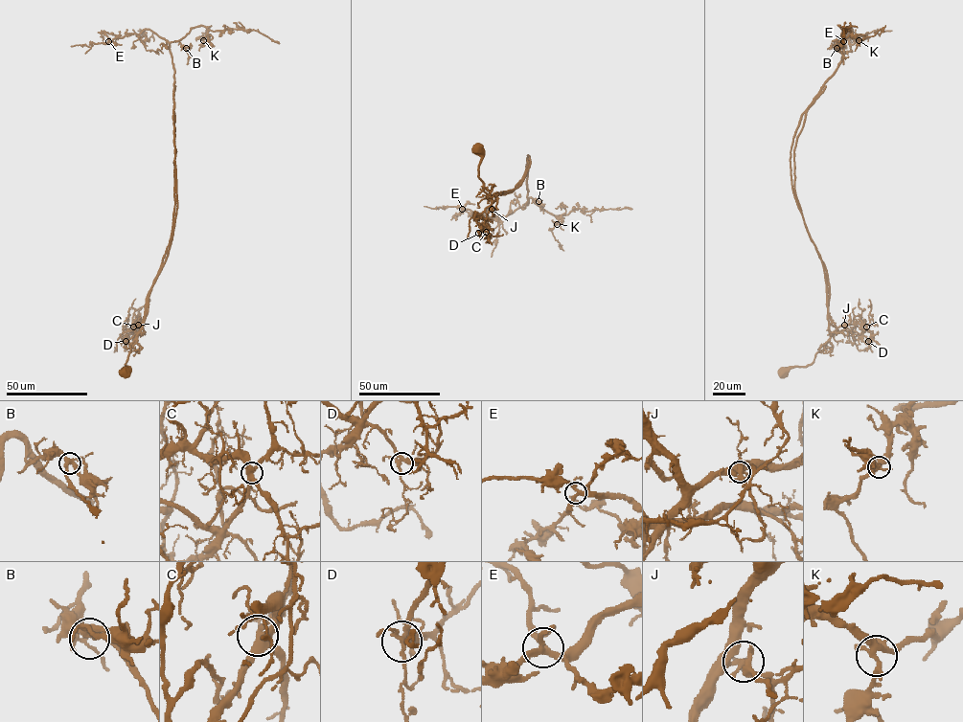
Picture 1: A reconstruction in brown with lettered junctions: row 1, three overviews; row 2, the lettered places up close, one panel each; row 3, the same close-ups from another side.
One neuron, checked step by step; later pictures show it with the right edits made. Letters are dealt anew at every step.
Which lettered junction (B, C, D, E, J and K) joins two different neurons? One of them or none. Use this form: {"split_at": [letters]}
{"split_at": ["J"]}

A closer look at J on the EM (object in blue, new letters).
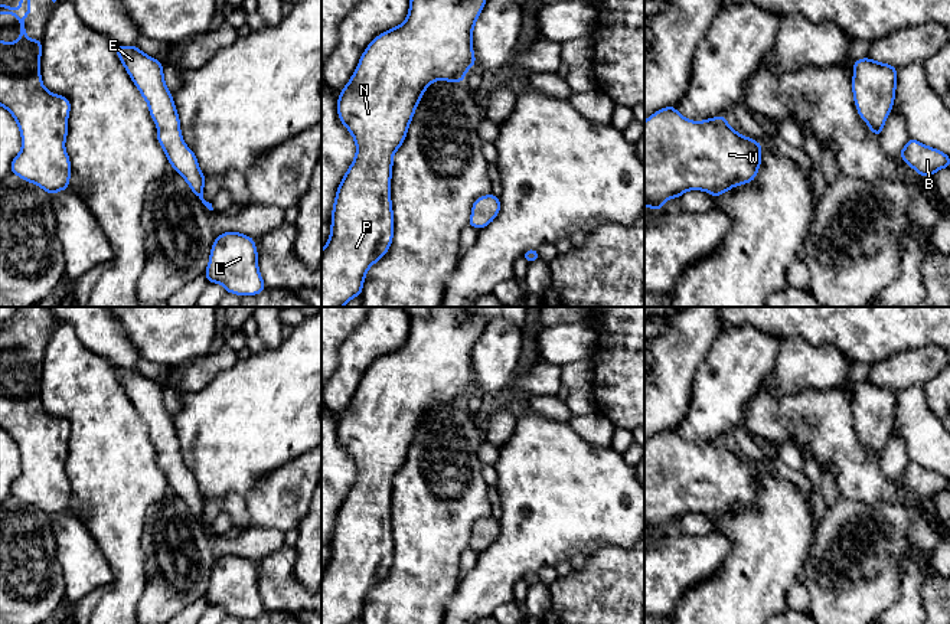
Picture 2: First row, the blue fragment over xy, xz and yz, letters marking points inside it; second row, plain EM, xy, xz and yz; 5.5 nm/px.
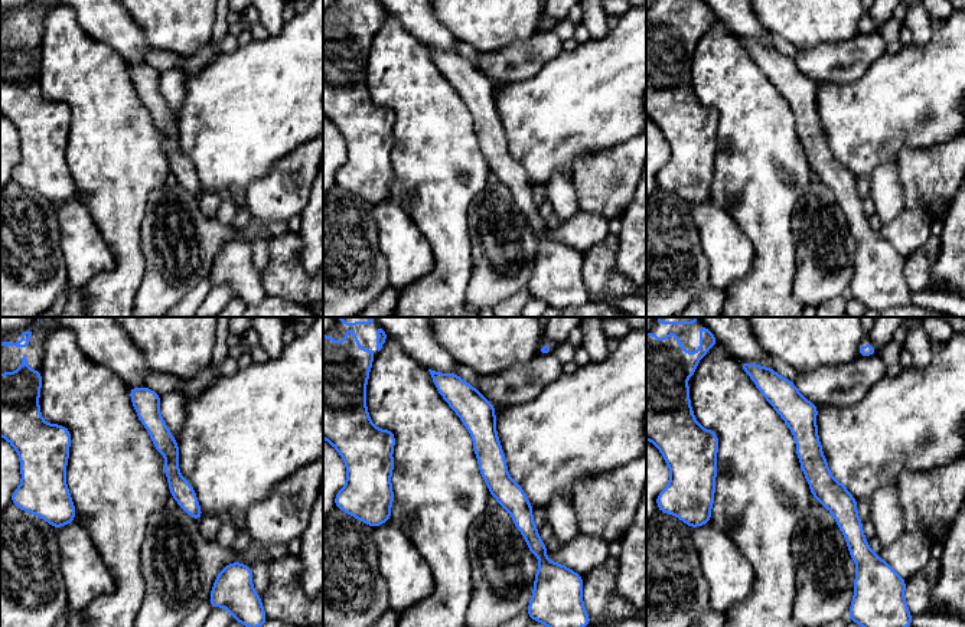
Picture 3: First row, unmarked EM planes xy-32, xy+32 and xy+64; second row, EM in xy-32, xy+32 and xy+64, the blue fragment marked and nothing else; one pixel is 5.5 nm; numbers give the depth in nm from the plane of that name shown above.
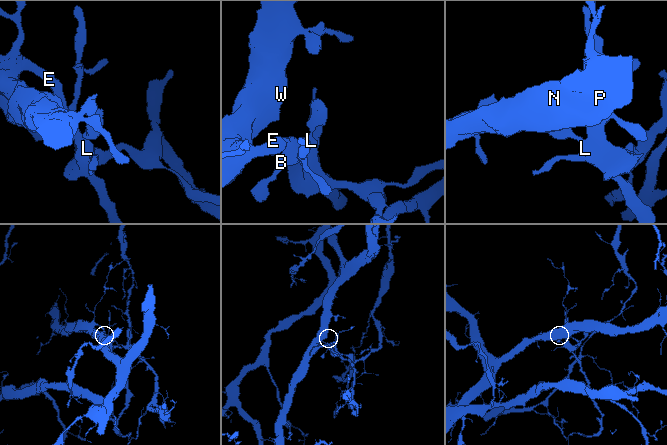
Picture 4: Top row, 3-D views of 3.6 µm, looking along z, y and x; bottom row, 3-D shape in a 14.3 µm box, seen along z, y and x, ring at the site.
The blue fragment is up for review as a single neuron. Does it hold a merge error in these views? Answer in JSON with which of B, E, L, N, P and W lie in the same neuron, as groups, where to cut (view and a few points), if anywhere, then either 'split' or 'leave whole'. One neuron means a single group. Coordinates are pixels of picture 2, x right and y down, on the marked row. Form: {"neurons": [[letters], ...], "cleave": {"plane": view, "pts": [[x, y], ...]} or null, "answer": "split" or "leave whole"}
{"neurons": [["B", "L"], ["E", "N", "P", "W"]], "cleave": {"plane": "xy", "pts": [[157, 126], [176, 126], [179, 128]]}, "answer": "split"}

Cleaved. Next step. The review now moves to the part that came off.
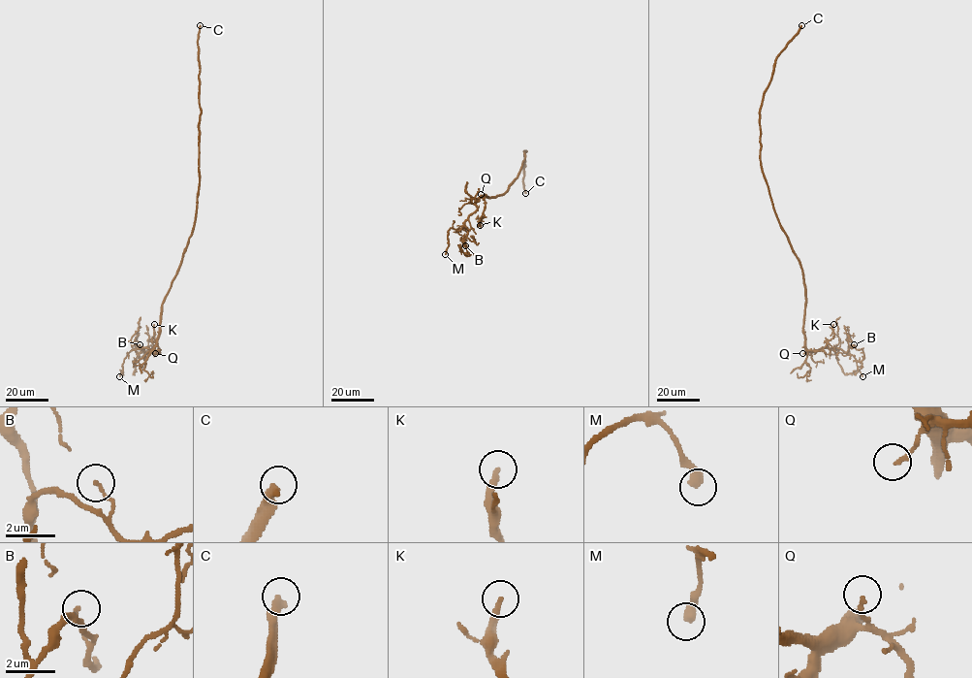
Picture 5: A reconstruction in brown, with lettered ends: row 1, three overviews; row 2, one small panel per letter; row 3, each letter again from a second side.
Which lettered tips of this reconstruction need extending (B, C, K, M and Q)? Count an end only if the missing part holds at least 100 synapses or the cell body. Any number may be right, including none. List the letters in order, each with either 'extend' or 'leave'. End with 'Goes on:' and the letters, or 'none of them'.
B: leave
C: extend
K: leave
M: leave
Q: leave
Goes on: C

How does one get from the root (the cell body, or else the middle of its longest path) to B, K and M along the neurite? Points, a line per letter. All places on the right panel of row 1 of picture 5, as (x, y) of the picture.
B: (785, 233), (804, 283), (804, 346), (808, 350), (840, 348), (849, 353), (848, 346), (855, 347), (854, 344)
K: (785, 233), (804, 283), (805, 349), (821, 350), (834, 336), (833, 324)
M: (785, 233), (804, 283), (804, 346), (838, 349), (841, 371), (859, 371), (862, 376)

